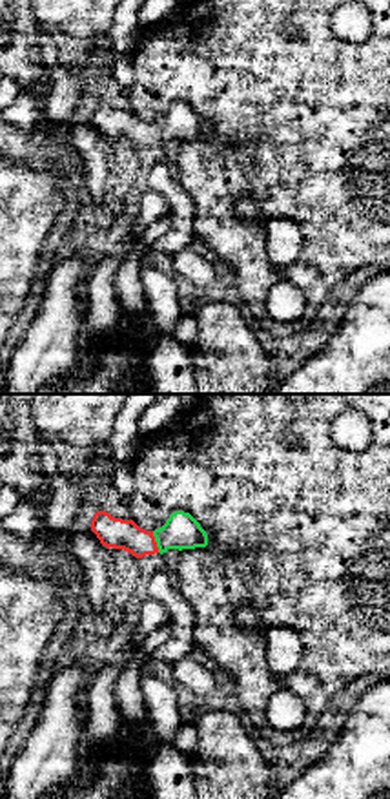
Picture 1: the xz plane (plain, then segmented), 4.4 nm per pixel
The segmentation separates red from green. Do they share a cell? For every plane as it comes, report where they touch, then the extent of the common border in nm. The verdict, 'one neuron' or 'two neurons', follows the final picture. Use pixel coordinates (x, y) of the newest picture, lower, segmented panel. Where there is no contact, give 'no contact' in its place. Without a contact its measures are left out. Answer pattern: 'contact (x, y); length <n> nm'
contact (155, 542); length 100 nm

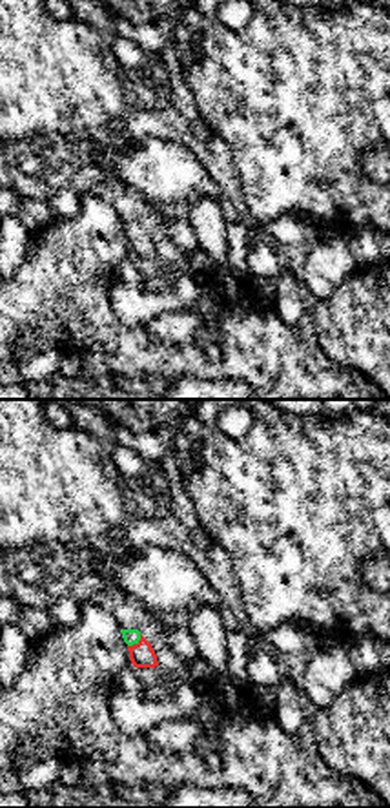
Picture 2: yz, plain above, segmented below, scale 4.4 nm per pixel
contact (135, 644); length 80 nm

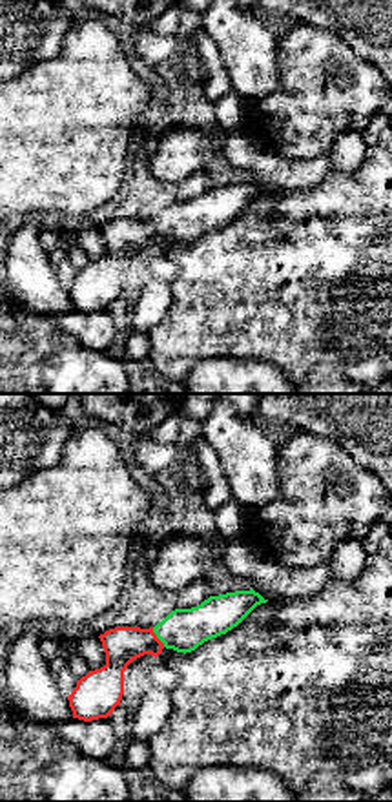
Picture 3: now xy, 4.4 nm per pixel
contact (155, 637); length 110 nm

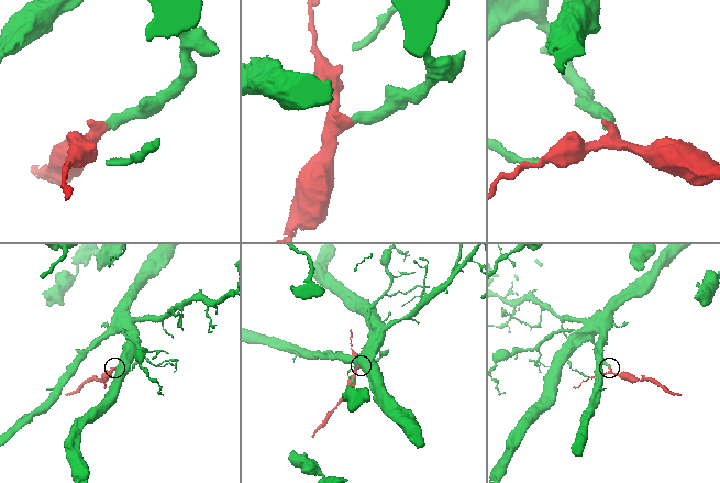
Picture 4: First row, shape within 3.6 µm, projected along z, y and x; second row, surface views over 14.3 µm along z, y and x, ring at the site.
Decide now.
one neuron

